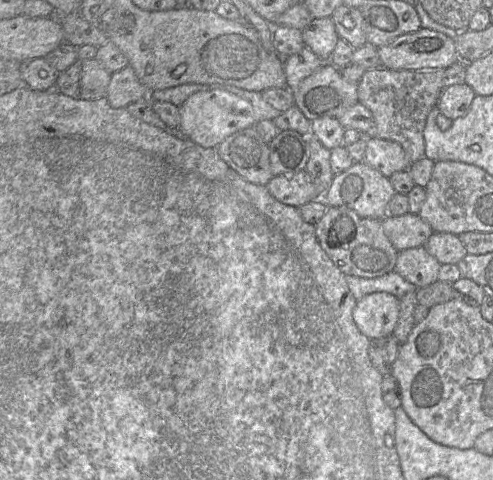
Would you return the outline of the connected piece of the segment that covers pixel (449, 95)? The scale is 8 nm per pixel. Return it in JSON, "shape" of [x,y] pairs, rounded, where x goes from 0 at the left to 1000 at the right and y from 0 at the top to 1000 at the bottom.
{"shape":[[[941,169],[921,173],[897,188],[886,223],[901,242],[923,250],[949,235],[963,200],[966,194]]]}

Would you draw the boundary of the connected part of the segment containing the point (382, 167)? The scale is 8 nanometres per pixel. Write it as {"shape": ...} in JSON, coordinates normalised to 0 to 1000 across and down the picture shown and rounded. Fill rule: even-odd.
{"shape":[[[742,285],[744,304],[736,338],[783,369],[826,354],[834,342],[815,304],[801,294]]]}

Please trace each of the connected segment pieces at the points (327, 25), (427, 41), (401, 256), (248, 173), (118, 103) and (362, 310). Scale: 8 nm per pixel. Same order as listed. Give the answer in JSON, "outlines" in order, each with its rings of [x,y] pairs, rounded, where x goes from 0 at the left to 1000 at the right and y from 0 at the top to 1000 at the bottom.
{"outlines":[[[[671,35],[637,38],[615,63],[613,75],[623,100],[657,129],[665,129],[688,83]]],[[[858,56],[842,67],[807,75],[793,90],[767,98],[767,113],[777,140],[793,146],[905,144],[931,125],[917,77]]],[[[858,515],[807,525],[799,565],[846,600],[864,598],[888,583],[895,550]]],[[[515,260],[460,285],[440,313],[448,331],[497,375],[540,385],[554,371],[546,302]]],[[[268,140],[227,152],[215,204],[231,225],[256,225],[262,217],[296,204],[304,190],[280,165]]],[[[785,608],[736,617],[714,650],[724,683],[751,708],[795,698],[807,658],[809,623]]]]}

